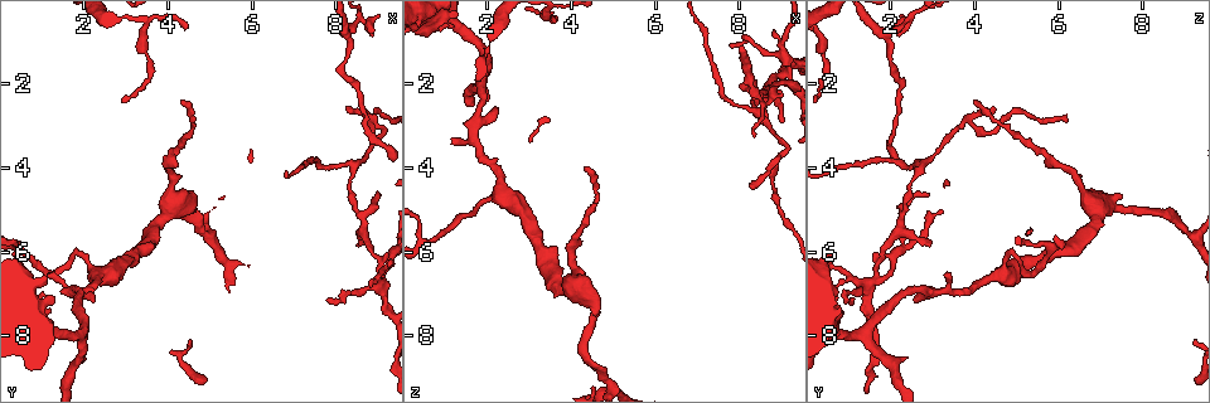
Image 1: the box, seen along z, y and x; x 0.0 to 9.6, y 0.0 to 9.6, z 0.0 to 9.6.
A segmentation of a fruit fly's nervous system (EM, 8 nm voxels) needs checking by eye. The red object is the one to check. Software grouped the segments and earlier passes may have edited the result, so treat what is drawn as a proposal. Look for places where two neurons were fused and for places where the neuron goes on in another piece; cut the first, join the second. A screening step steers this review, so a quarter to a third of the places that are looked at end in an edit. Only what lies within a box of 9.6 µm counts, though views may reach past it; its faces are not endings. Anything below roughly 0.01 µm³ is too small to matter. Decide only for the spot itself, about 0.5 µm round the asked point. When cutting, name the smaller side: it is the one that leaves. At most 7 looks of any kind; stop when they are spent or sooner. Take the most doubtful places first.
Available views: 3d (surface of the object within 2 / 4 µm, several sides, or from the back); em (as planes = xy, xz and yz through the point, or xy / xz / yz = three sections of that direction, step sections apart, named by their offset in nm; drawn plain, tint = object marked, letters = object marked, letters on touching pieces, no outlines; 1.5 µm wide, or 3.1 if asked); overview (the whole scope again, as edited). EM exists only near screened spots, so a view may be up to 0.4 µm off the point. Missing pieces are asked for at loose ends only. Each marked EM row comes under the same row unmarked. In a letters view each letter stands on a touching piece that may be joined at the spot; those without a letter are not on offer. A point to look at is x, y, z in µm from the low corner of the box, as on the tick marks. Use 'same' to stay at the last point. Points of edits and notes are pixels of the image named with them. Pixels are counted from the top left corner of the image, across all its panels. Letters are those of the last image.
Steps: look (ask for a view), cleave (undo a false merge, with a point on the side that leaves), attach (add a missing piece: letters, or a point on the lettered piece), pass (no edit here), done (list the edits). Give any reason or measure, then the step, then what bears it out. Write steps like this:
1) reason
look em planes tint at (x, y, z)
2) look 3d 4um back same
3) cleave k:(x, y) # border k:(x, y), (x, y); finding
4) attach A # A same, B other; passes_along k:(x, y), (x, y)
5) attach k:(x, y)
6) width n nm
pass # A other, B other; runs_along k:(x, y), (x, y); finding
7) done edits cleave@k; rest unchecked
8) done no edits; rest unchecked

arms part here
look 3d 4um at (8.90, 2.90, 3.85)

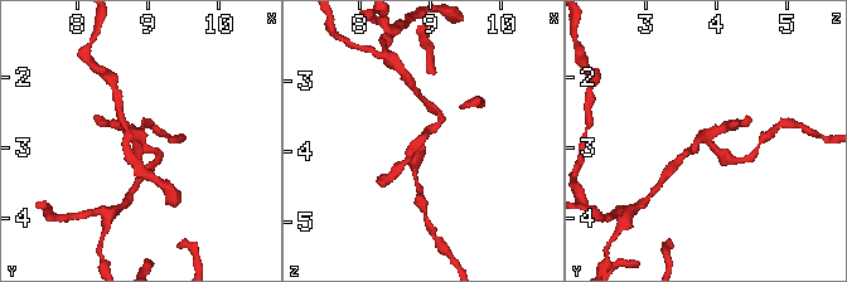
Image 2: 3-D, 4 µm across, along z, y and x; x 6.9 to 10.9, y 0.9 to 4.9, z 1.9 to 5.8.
now the EM
look em planes letters at (8.85, 2.85, 3.85)

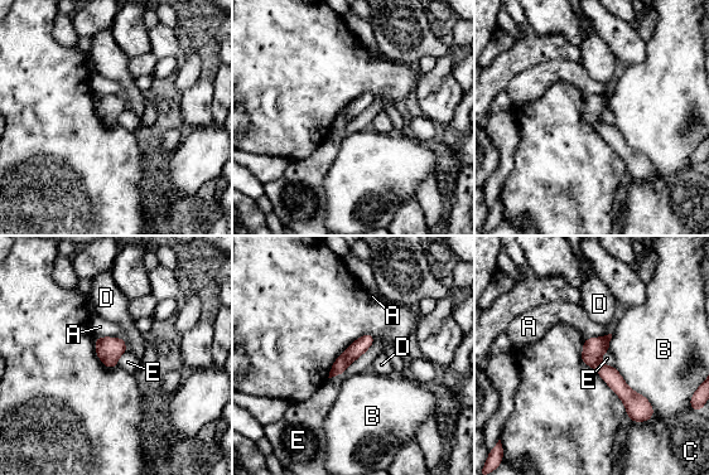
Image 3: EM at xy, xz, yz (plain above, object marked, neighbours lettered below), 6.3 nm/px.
pass # A other, B other, C other, D other, E other; border 3:(375, 338), (339, 374), (328, 378); one neuron here

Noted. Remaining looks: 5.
look em planes letters at (9.00, 4.70, 2.95)

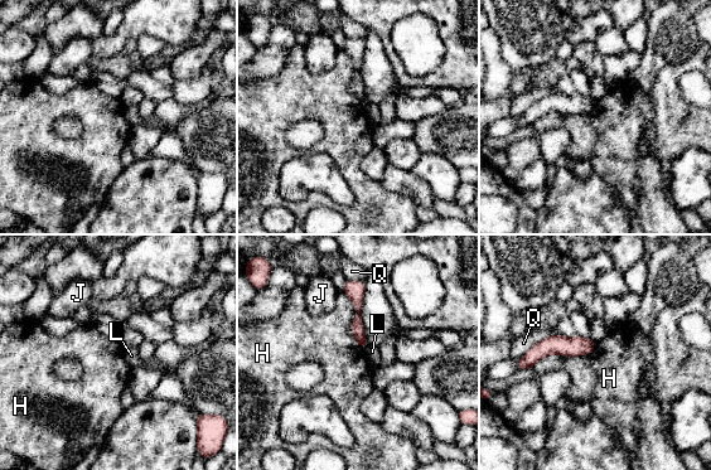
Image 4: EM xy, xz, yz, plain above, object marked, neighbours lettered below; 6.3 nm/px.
pass # H other, J other, L other, Q other; border 4:(596, 343), (532, 367); no lettered piece goes on from it

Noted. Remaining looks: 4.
tapers out
look 3d 4um at (8.80, 0.80, 2.20)

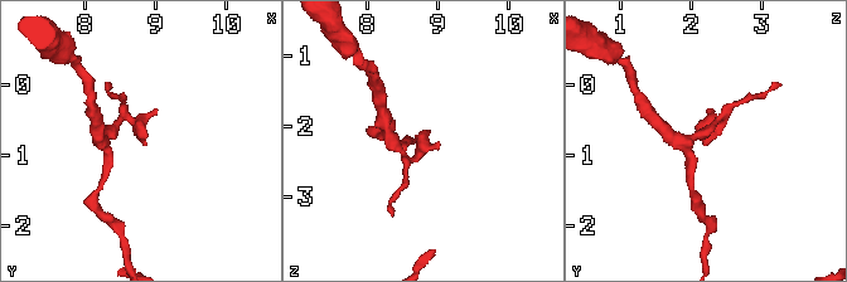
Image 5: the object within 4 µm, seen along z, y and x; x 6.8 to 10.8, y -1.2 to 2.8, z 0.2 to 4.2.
look em planes letters at (8.85, 0.85, 2.20)

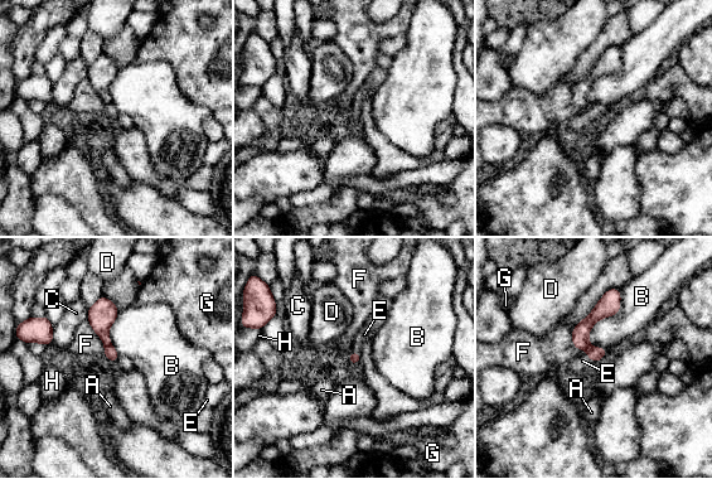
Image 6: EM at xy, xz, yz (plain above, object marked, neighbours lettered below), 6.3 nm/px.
attach 6:(580, 364) # A other, B other, C other, D other, E same, F other, G other, H other; passes_along 6:(580, 334), (590, 358), (580, 364); the neuron continues

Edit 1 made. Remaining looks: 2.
done edits attach@6; rest unchecked

